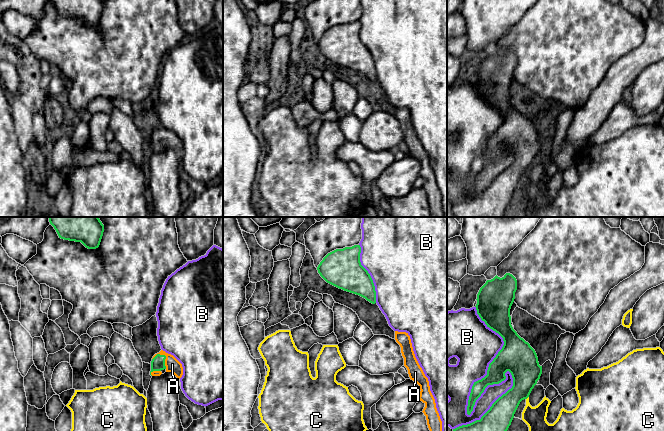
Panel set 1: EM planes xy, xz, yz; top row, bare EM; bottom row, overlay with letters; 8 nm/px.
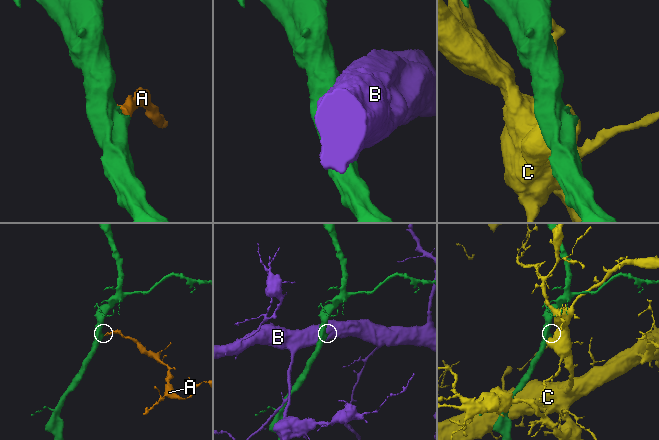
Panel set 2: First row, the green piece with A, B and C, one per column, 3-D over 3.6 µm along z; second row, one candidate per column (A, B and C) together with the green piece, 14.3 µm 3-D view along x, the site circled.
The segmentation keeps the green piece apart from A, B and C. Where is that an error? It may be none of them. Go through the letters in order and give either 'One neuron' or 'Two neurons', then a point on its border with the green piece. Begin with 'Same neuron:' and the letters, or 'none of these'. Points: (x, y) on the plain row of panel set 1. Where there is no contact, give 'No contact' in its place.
Same neuron: A
A: One neuron. Touches green at xy (165, 134)
B: Two neurons. Touches green at yz (473, 182)
C: Two neurons. Touches green at yz (527, 173)

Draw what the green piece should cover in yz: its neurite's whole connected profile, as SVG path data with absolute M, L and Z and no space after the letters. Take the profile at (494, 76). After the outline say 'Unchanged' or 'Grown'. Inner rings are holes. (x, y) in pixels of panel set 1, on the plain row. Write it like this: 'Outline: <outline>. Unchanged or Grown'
Outline: M506 49L502 54L496 51L487 56L477 70L477 90L487 103L503 114L504 121L489 140L487 151L474 158L467 190L471 190L476 176L488 161L499 160L506 155L507 147L512 151L513 162L492 180L480 196L453 205L455 217L504 217L520 178L529 173L540 155L542 142L535 126L511 101L510 85L516 66L516 54Z. Unchanged

